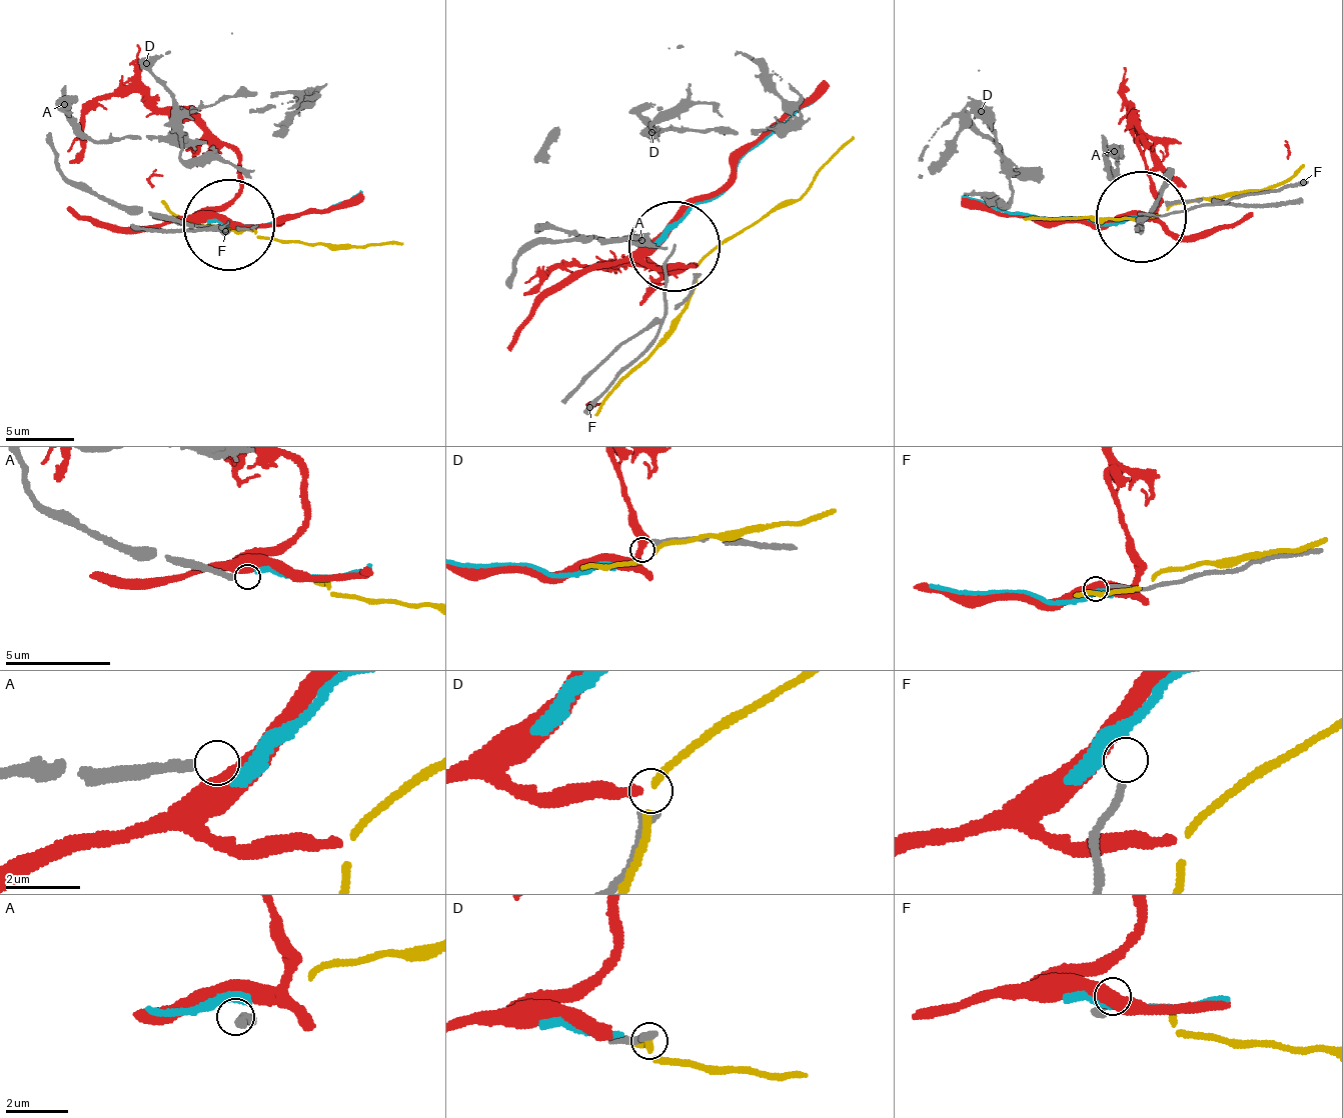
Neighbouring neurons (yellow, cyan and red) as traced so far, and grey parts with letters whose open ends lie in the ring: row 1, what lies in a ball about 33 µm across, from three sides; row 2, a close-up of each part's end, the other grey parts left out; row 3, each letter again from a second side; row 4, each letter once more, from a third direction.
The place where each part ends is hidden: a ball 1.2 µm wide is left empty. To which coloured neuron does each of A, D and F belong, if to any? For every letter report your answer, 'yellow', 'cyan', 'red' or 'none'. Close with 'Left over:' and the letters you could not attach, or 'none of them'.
A: none
D: none
F: none
Left over: A, D, F

